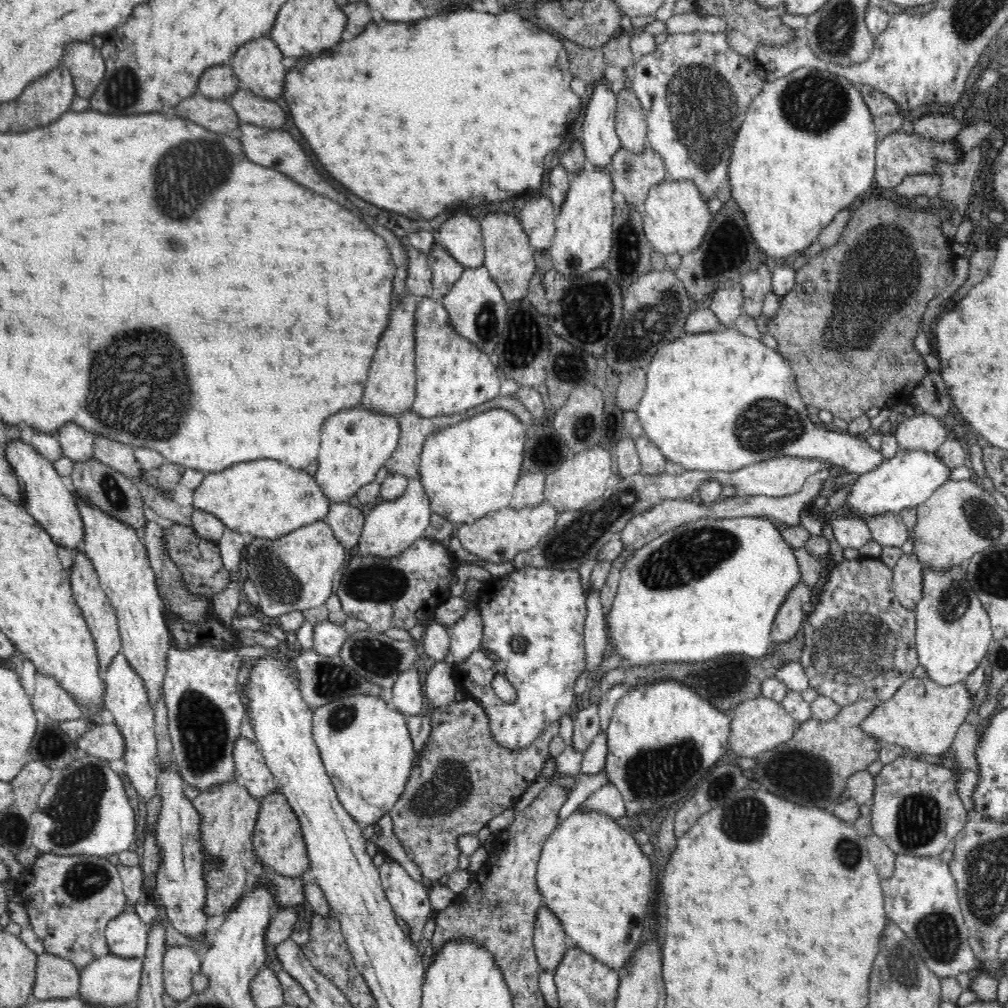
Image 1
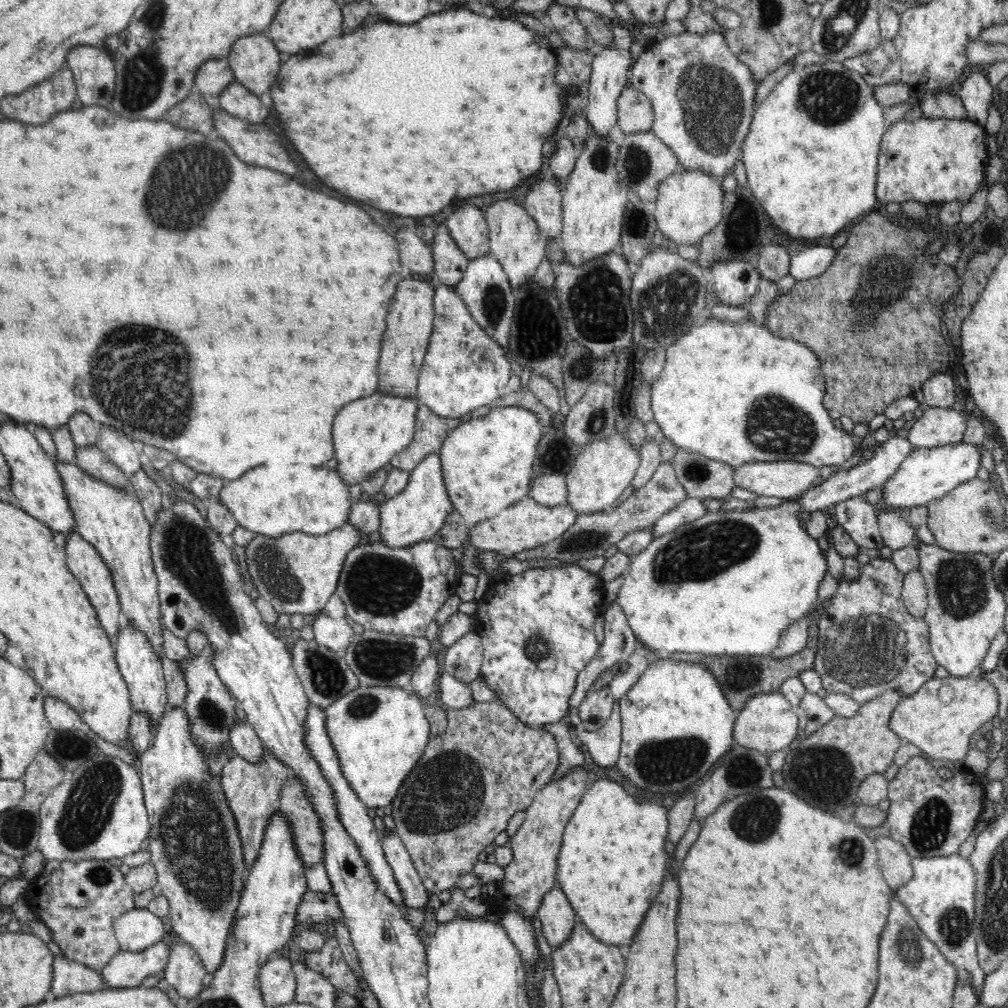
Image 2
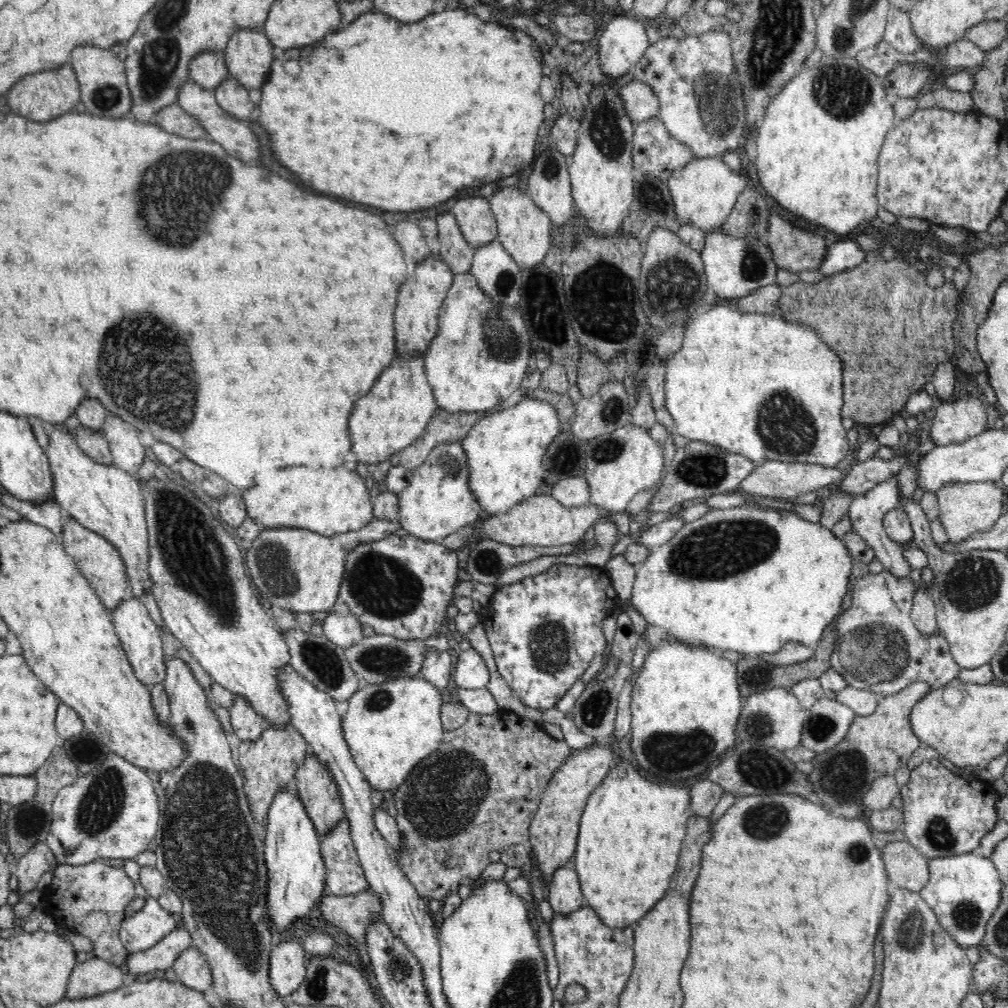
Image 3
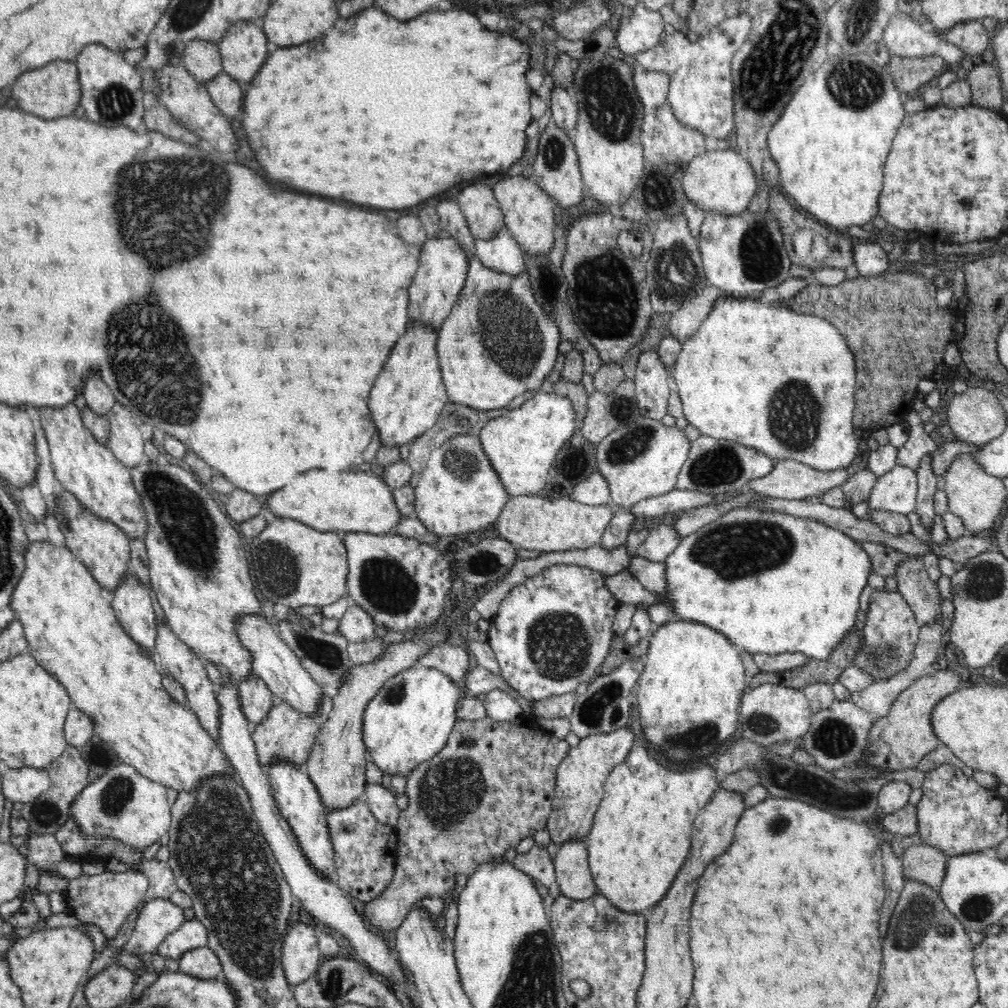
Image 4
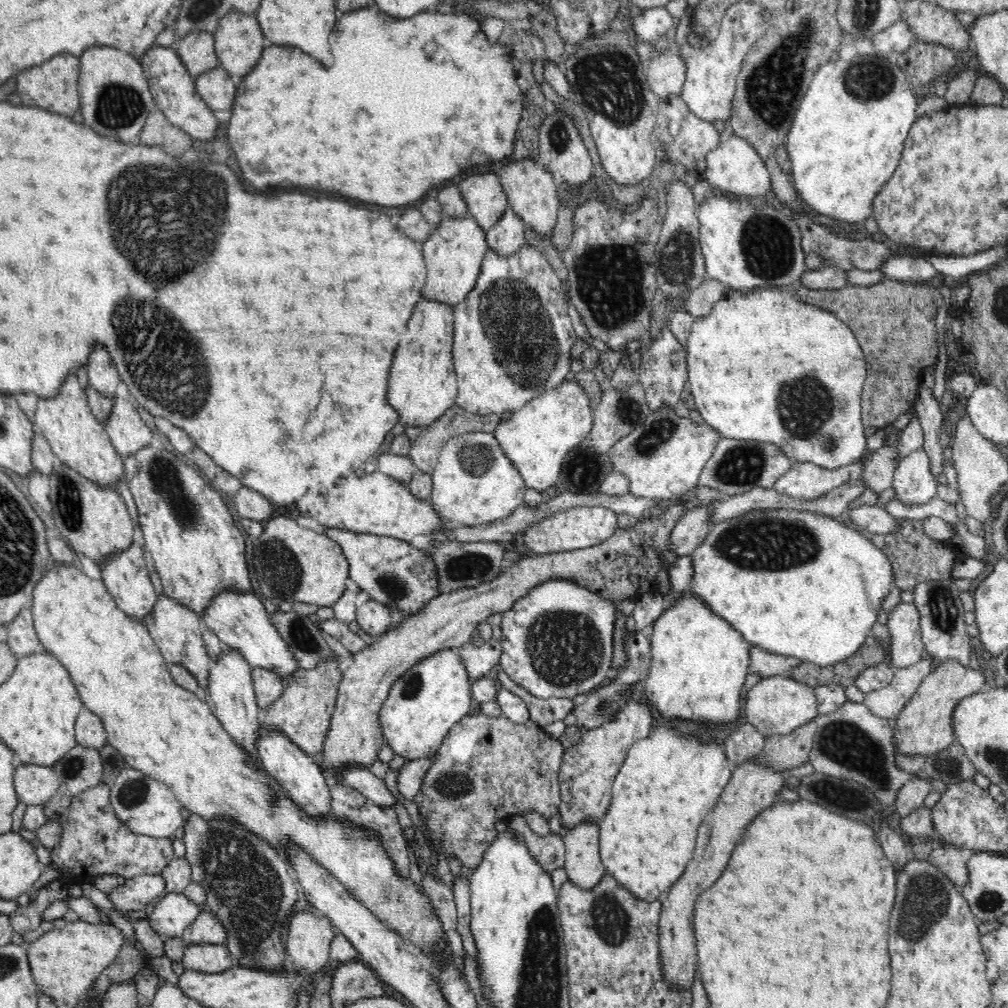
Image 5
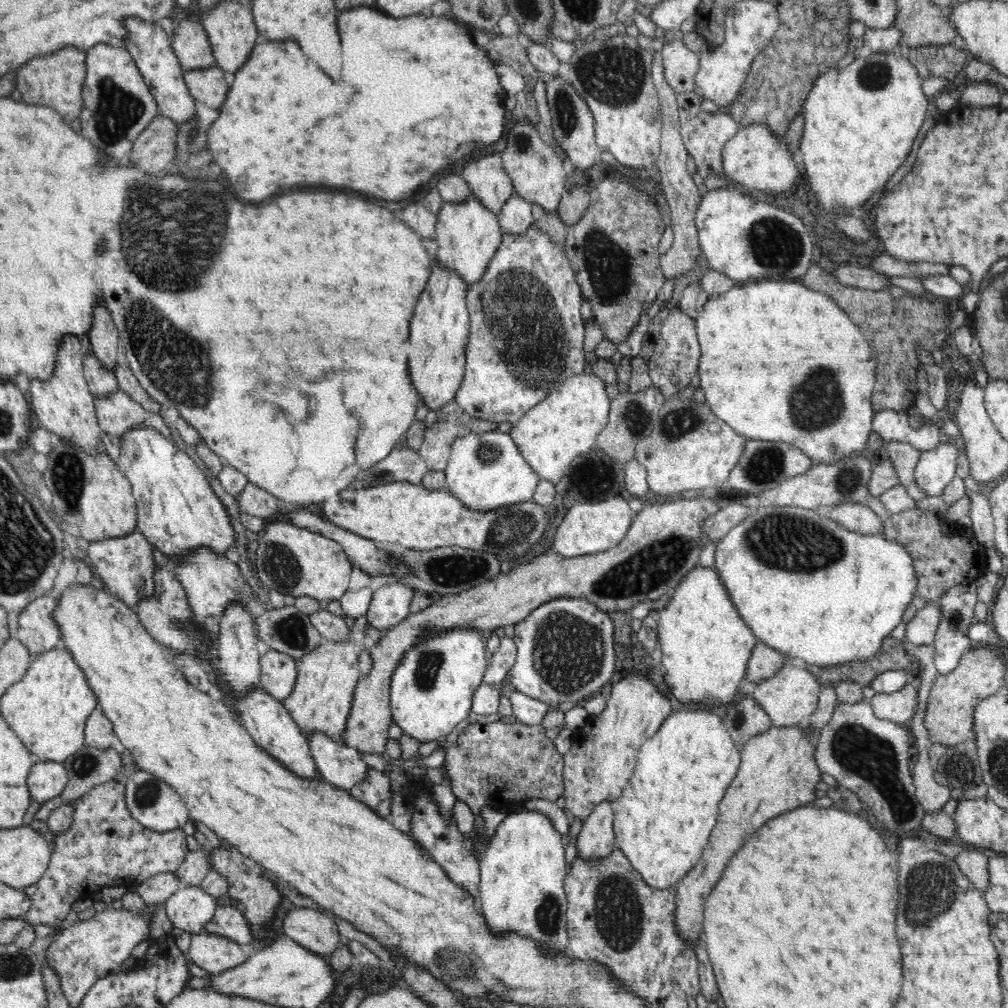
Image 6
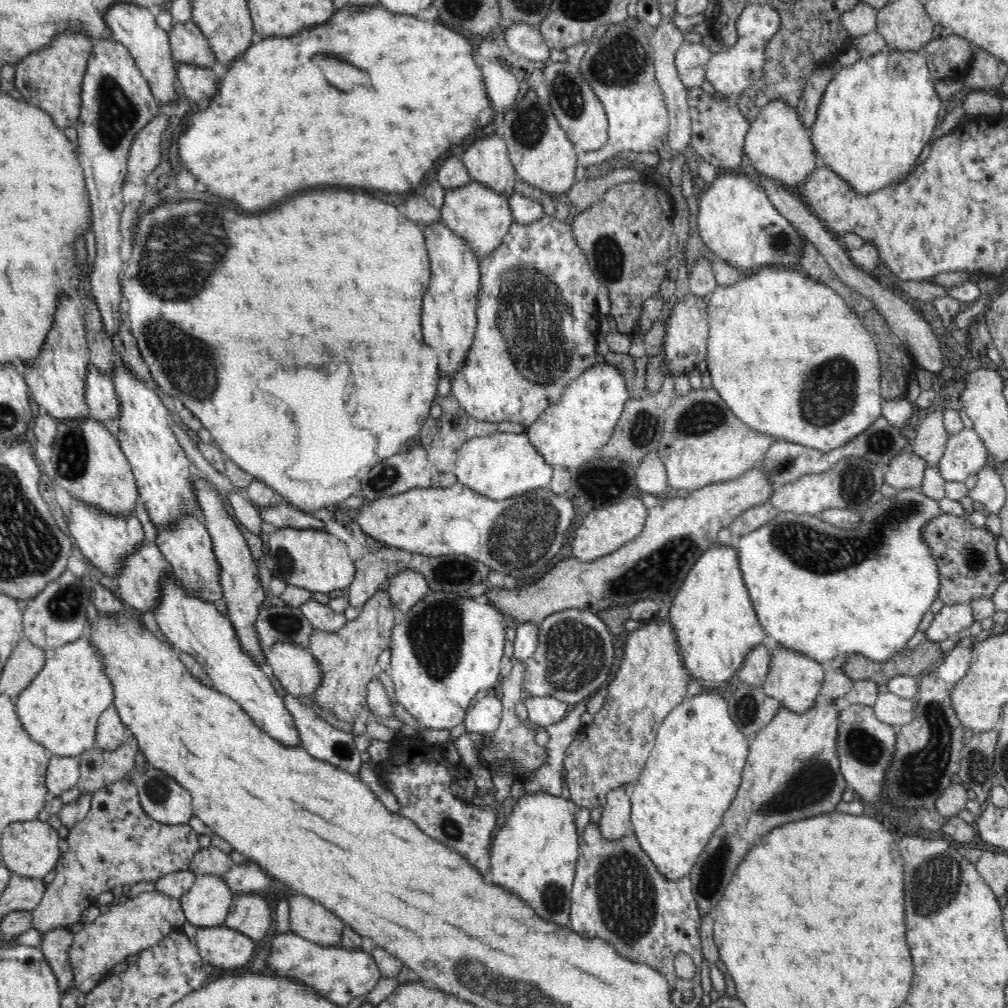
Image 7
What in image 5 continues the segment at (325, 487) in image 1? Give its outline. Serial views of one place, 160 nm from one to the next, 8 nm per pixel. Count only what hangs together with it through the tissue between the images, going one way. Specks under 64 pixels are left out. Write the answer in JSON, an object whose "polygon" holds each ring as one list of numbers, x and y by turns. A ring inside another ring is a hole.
{"polygon":[[421,297,420,304,416,304,408,322,408,332,400,340,390,372,388,403,392,410,398,411,398,422,427,427,455,403,458,381,452,363,454,319,455,308,440,301]]}

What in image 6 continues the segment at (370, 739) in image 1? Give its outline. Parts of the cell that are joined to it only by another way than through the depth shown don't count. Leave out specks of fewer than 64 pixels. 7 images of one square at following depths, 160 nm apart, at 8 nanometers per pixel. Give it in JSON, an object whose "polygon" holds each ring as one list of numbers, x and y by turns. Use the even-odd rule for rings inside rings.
{"polygon":[[458,627,448,629,447,631,442,631,441,633,430,633,429,635,426,635,420,642,413,644,412,648,409,648,404,653,404,658,400,660,398,668,396,668,396,670,394,670,394,674,392,674,389,703,393,719,392,722,395,722,402,729,404,735,410,735,421,743,425,741,438,740,441,737,445,738,447,735,449,735,462,720,465,720,468,717,468,714,470,714,471,711,474,692,480,687,480,684,483,684,483,679,488,667,488,660,486,660,486,641,484,641,484,636,482,635,483,632,484,631,481,631,480,629]]}

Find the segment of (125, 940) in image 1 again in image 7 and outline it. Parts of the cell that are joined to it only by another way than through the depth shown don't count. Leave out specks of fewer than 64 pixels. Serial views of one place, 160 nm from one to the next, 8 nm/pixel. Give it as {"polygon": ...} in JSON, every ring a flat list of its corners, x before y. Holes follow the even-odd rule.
{"polygon":[[198,875,188,892,180,897,186,920,198,927,222,925,232,906,232,889,220,875]]}

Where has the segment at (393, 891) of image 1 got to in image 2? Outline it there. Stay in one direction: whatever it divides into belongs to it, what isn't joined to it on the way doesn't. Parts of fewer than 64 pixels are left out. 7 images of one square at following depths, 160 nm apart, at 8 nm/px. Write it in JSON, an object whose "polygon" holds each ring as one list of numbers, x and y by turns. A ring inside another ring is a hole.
{"polygon":[[384,829,383,849,384,857,394,871,396,883,404,895,404,905,410,908,426,909,430,894,396,830]]}

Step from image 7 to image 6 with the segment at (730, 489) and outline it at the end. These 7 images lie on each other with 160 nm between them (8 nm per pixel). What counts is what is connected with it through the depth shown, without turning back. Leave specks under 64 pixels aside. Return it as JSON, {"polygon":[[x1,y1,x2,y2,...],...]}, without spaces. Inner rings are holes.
{"polygon":[[722,489,722,492,718,490,718,494,713,492,715,490,712,490,711,492,707,492,703,495,698,495,696,498,692,499,681,499,681,500,674,500,671,502,664,502,663,504,657,504,654,502,653,505,651,504,645,504,644,507,638,511,637,513,634,514,633,520,632,520,632,526,628,528,628,532,626,536,620,541,620,544,618,546,615,546,614,548,610,548,604,552,598,552,595,554,590,554,590,555,584,555,584,556,576,556,576,557,565,557,562,555,559,555,556,552,546,552,543,555,540,555,539,557,536,557,535,559,532,559,528,561,526,559,524,562,516,564,512,570,507,573,503,574,501,573,497,577,494,577,492,580,489,580,488,582,479,584,478,586,468,588,468,590,464,590,464,592,460,592,460,594,456,595,442,595,442,598,439,601,436,601,435,603,432,603,427,609,424,609,423,611,420,611,419,613,414,613,410,614,407,616,407,618,404,618,400,624,396,624,396,626,393,626,392,628,389,629,389,631,379,640,379,643,377,643,374,647,370,647,371,649,371,658,373,659,373,668,372,671,370,672,370,675,368,677,362,676,362,678,359,680,359,686,356,688,355,691,355,700,353,701,352,704,352,710,350,710,350,716,349,720,347,723,347,730,346,733,343,735,343,738,341,742,346,743,346,745,355,748,356,751,363,752,363,753,372,753,372,754,381,754,385,751,384,746,386,746,386,742,389,740,389,728,390,724,392,722,392,713,390,710,390,694,391,694,391,679,392,679,392,674,394,674,394,670,398,668,398,664,400,664,400,660,404,658,404,653,409,649,412,648,413,644,416,644,417,642,420,642,426,635,429,635,430,633,441,633,442,631,447,631,448,629,453,629,453,628,464,628,464,627,470,627,472,629,480,629,481,631,493,631,494,629,498,627,504,627,508,625,514,625,516,622,520,622,520,620,524,620,532,610,536,610,538,606,542,606,542,604,546,604,546,602,550,602,550,600,554,600,554,598,583,598,584,600,587,600,588,602,591,602,594,606,597,606,600,610,603,610,604,612,608,611,629,611,631,610,632,606,634,604,638,604,638,602,650,602,653,600,660,600,662,596,666,596,668,594,669,596,672,594,672,592,675,590,675,588,682,582,682,579,700,562,700,552,702,552,702,547,705,546,708,543,708,535,706,533,702,533,702,527,700,527,700,524,706,520,706,518,710,518,710,516,714,516,714,514,718,513,718,510,722,508,724,505,726,505,728,502,727,500,724,500,724,503,720,504,718,501,716,501,717,496,724,496,723,492,724,490]]}

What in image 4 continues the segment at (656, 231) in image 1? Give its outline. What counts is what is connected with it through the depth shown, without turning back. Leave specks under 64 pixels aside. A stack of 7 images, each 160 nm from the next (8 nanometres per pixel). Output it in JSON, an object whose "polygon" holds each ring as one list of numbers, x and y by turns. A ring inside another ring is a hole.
{"polygon":[[733,149,705,151,695,156,684,168,681,186,686,197,704,211,725,216,747,212,752,198,759,190,759,180,746,156]]}

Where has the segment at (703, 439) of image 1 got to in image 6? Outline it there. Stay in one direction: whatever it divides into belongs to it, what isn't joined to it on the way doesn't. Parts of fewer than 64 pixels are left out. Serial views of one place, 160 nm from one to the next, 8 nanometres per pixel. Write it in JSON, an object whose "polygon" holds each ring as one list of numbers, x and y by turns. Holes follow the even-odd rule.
{"polygon":[[756,280,745,284,735,284,727,293,710,297,704,304,703,312,695,319,695,330,700,341,700,360,698,370,700,387,705,394,705,402,719,419,728,423,734,431,747,438,768,442,785,442,797,446,813,462,833,465,860,454,868,444,874,409,872,409,872,390,874,390,876,360,872,358,871,344,860,332,855,322,846,315,838,303,818,287,802,285,798,280]]}

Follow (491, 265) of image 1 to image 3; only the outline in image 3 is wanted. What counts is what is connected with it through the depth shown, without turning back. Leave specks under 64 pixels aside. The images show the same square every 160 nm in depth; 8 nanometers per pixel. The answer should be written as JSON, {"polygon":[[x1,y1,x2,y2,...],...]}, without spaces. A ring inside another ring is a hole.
{"polygon":[[504,188,488,198,491,210,496,217,497,240,512,255,522,270,542,263,553,242,550,236,551,219,524,191,523,188]]}

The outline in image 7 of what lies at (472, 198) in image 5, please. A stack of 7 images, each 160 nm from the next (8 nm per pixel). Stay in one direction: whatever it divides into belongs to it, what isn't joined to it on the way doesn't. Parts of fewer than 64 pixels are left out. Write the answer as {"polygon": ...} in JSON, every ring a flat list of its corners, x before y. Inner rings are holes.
{"polygon":[[492,134,492,136,476,140,467,147,461,159,472,181,480,182,489,190,494,190,503,196,509,197,515,193,515,184,518,177,508,156,508,147,506,147,502,135]]}

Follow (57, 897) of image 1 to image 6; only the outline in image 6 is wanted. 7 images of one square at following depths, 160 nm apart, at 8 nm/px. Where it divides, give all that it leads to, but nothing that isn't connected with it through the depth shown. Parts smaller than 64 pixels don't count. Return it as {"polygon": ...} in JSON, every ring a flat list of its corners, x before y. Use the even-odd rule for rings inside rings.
{"polygon":[[160,873,144,882,136,884,137,893,144,899,145,904,154,905,165,903,172,894,182,887,176,873]]}

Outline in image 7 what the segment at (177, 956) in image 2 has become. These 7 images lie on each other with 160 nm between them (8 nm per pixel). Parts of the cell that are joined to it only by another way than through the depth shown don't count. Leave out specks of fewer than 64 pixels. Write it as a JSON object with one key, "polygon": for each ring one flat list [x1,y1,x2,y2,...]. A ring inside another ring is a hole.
{"polygon":[[224,924,210,928,198,927,194,940,204,962,212,966,249,966,256,956,254,946,257,942]]}

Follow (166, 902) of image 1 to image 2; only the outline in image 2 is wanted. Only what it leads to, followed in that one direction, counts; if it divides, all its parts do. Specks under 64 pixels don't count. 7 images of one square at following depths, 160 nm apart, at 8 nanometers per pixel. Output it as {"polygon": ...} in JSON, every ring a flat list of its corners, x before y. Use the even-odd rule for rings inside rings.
{"polygon":[[170,707,160,718,158,728,153,736,151,746,140,755,140,778,142,788,144,790,145,806,148,809,148,819,150,819,150,832,148,832,149,849,151,853,151,861,156,869,156,892,161,892,168,903,170,903,170,922,173,928,174,935,178,935,183,943,188,943,200,957,205,969,209,972,210,977,222,964,224,958,224,946,231,934,232,922,234,922,234,912,240,906,240,898,242,898,242,890,244,890,244,882,248,874,248,868,244,865,244,849,242,849,242,839,238,833,238,825,236,825,236,817,232,813,232,809,228,807,227,797,222,788,222,775,215,776,210,773,208,767,208,759,204,757,204,753,200,751,200,747,194,743,191,738,191,722,186,711,182,707]]}

